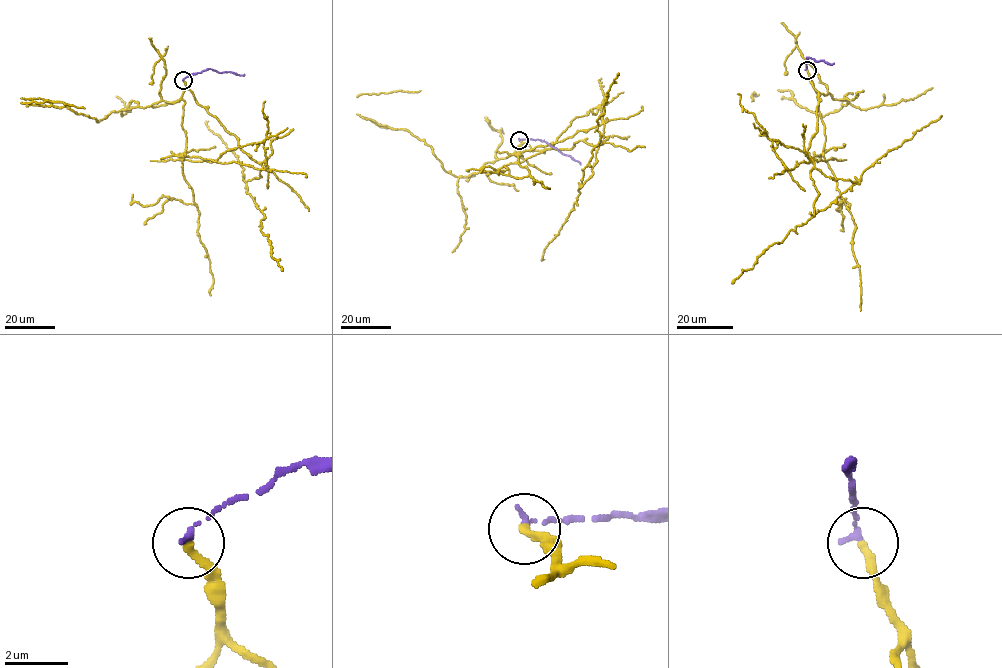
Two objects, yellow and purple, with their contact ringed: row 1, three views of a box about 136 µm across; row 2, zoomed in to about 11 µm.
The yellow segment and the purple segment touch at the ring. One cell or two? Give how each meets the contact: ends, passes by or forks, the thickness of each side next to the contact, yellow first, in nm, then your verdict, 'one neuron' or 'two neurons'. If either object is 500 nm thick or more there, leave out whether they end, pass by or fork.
yellow ends there; purple ends there; 280 nm thick on the yellow side, 180 nm on the other; two neurons

